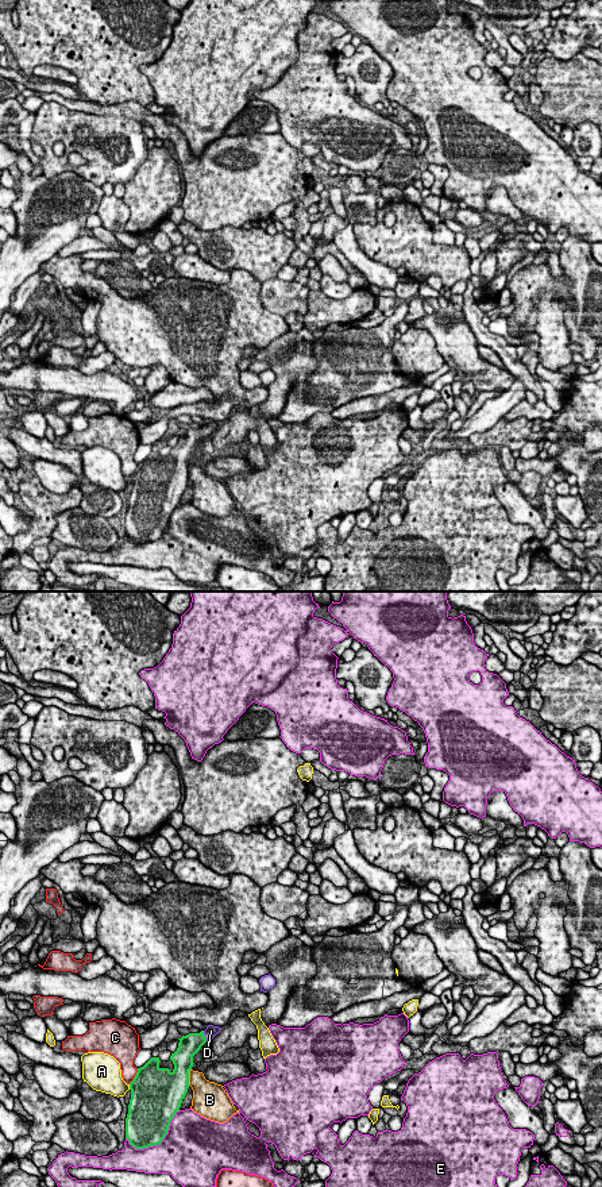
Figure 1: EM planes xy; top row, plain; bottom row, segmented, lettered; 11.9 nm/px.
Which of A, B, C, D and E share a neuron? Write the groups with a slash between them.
A / B / C / D / E

